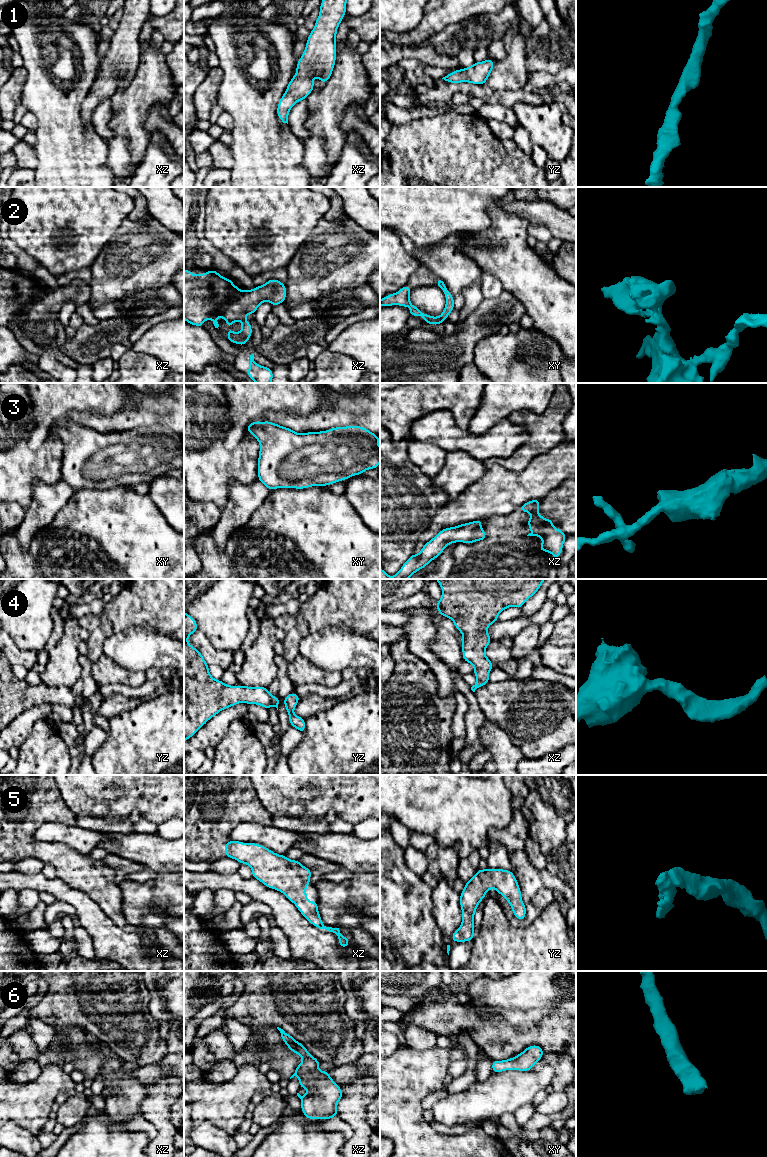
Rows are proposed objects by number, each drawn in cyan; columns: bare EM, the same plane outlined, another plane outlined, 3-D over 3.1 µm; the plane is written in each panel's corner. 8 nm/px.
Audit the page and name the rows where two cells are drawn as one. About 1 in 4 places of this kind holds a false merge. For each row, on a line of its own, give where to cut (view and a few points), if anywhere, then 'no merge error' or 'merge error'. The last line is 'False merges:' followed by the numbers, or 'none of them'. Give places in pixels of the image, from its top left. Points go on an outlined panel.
1: no cut | no merge error
2: no cut | no merge error
3: no cut | no merge error
4: no cut | no merge error
5: no cut | no merge error
6: no cut | no merge error
False merges: none of them

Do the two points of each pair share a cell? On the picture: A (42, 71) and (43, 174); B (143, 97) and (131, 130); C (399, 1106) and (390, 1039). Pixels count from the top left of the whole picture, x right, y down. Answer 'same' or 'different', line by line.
A: same
B: same
C: different

